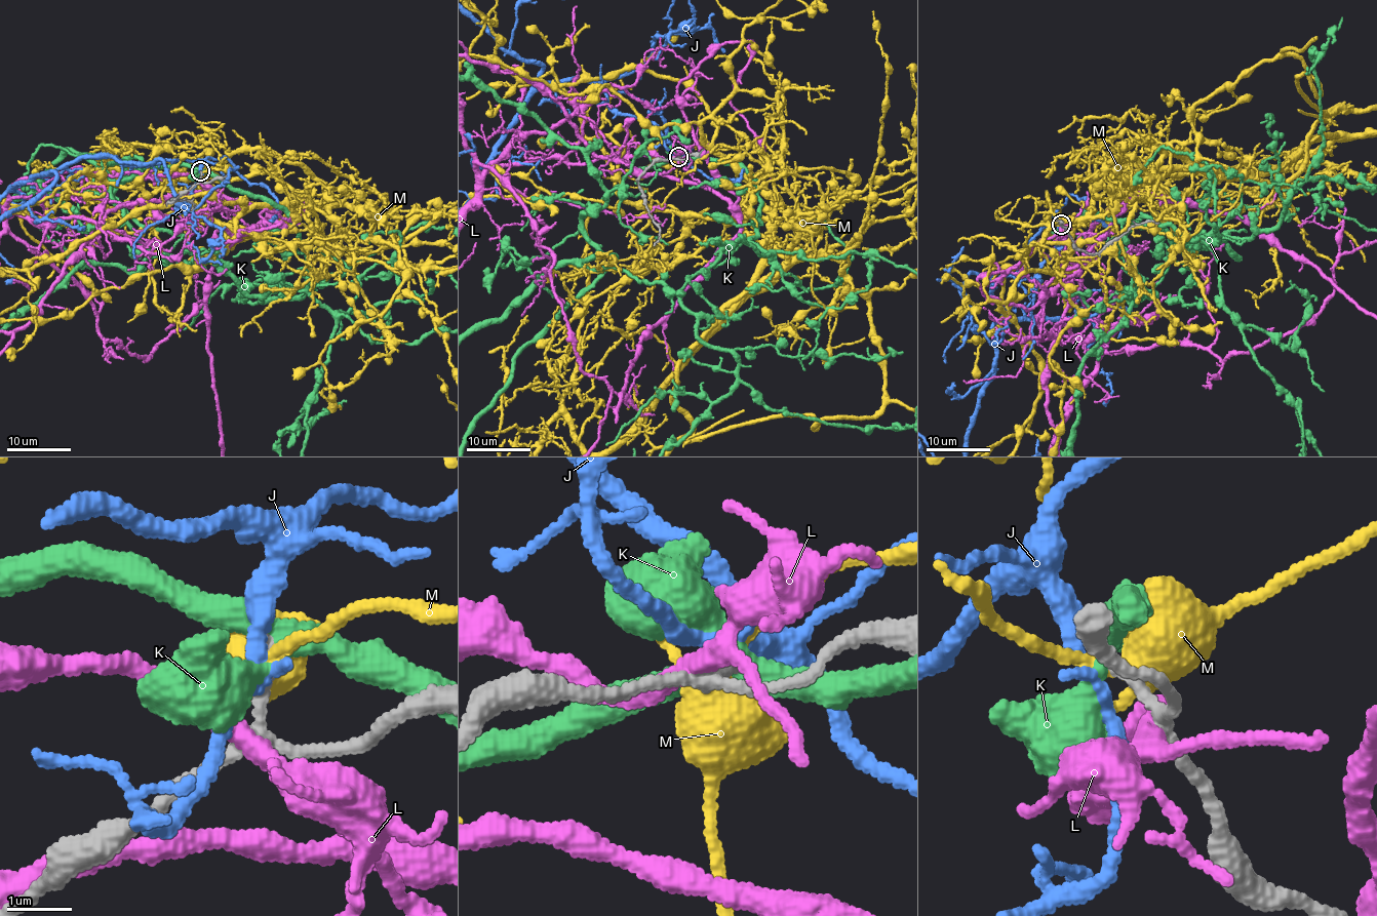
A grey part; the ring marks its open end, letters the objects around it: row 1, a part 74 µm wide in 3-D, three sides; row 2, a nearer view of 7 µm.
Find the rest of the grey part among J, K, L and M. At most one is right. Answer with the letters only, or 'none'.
J

